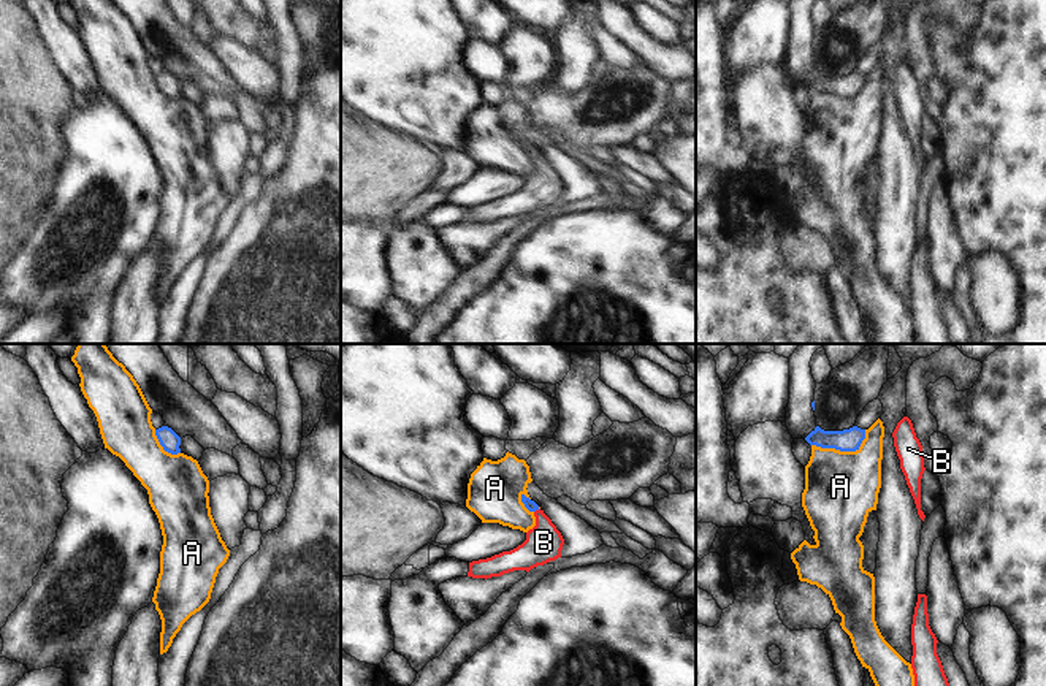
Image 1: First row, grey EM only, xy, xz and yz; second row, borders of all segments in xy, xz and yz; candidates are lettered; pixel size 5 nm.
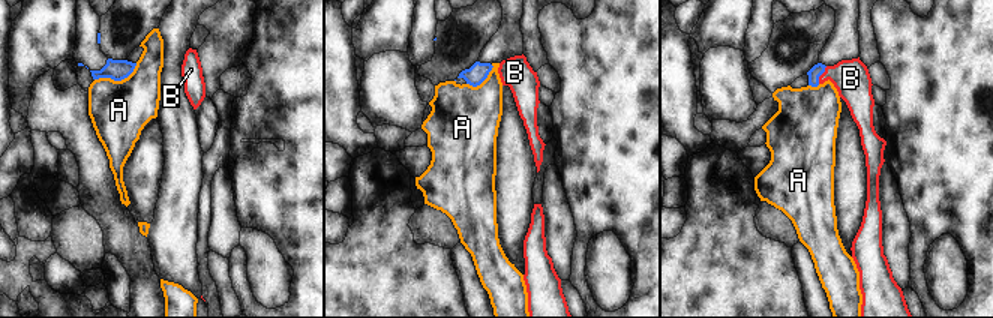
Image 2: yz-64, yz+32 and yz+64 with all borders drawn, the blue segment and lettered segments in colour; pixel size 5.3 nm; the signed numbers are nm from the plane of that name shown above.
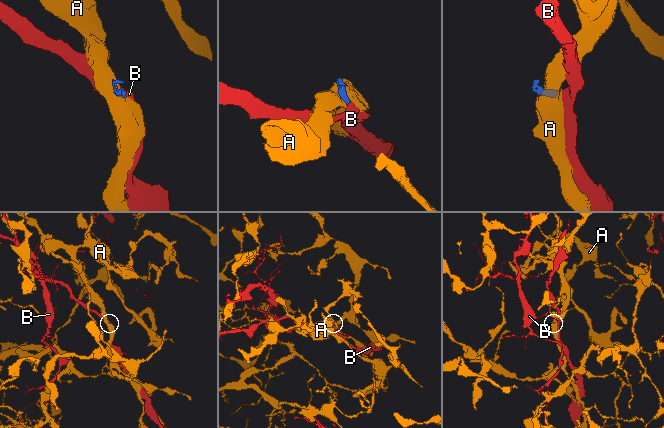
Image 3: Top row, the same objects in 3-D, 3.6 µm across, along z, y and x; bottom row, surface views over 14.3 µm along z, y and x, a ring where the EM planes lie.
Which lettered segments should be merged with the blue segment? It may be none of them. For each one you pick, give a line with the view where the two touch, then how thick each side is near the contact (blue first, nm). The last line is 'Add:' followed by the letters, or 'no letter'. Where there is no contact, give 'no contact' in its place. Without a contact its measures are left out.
B: contact in xz; calibres 60 and 190 nm
Add: B

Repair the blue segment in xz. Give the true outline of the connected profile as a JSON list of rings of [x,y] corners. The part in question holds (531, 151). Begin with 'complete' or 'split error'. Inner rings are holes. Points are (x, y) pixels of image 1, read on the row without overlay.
split error; [[[521,139],[525,152],[534,158],[536,171],[526,177],[526,185],[510,196],[469,208],[468,222],[491,223],[513,215],[526,215],[561,203],[564,184],[539,151]]]

